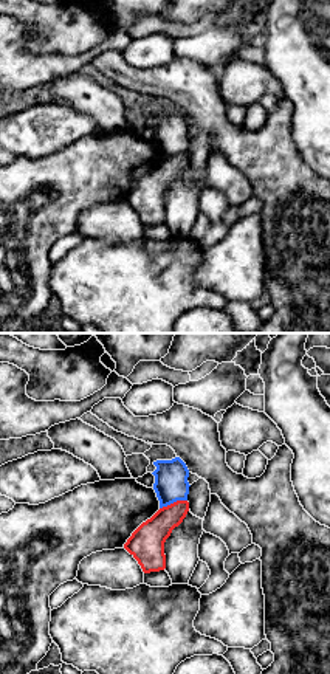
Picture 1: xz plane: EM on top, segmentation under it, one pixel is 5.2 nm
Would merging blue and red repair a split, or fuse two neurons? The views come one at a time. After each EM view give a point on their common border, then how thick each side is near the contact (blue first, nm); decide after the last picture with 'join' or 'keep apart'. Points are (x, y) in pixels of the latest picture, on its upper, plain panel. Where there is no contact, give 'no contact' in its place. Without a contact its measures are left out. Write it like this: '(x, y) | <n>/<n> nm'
(172, 155) | 180/180 nm

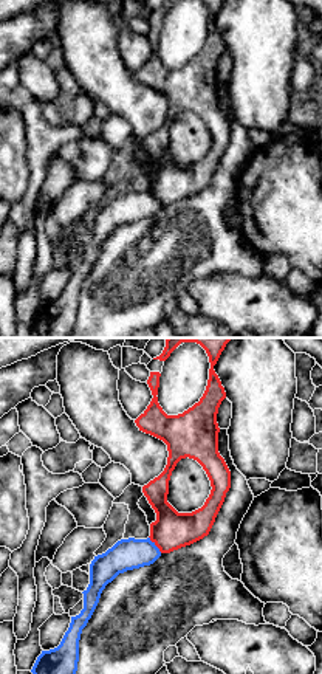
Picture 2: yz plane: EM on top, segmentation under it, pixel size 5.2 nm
(154, 197) | 160/200 nm

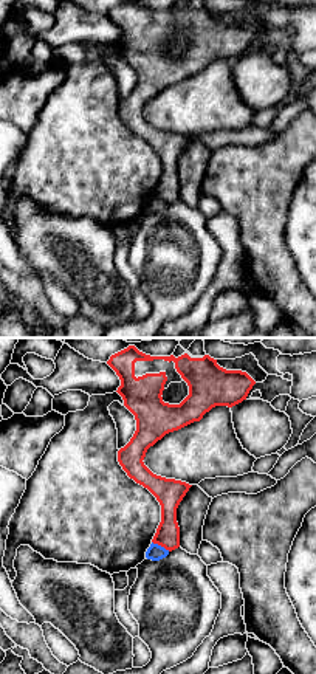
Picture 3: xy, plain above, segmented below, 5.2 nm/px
(160, 199) | 90/130 nm

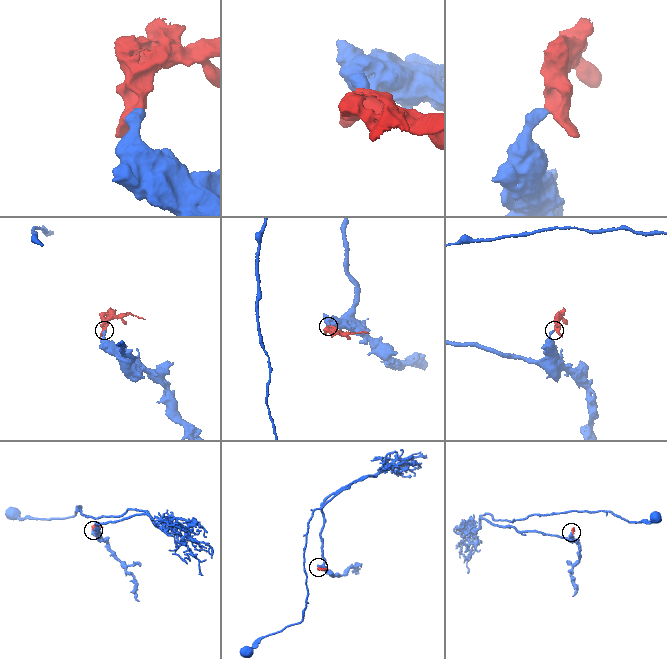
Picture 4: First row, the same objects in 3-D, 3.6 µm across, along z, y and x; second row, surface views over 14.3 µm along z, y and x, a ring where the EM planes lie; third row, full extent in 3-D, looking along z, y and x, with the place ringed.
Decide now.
keep apart

